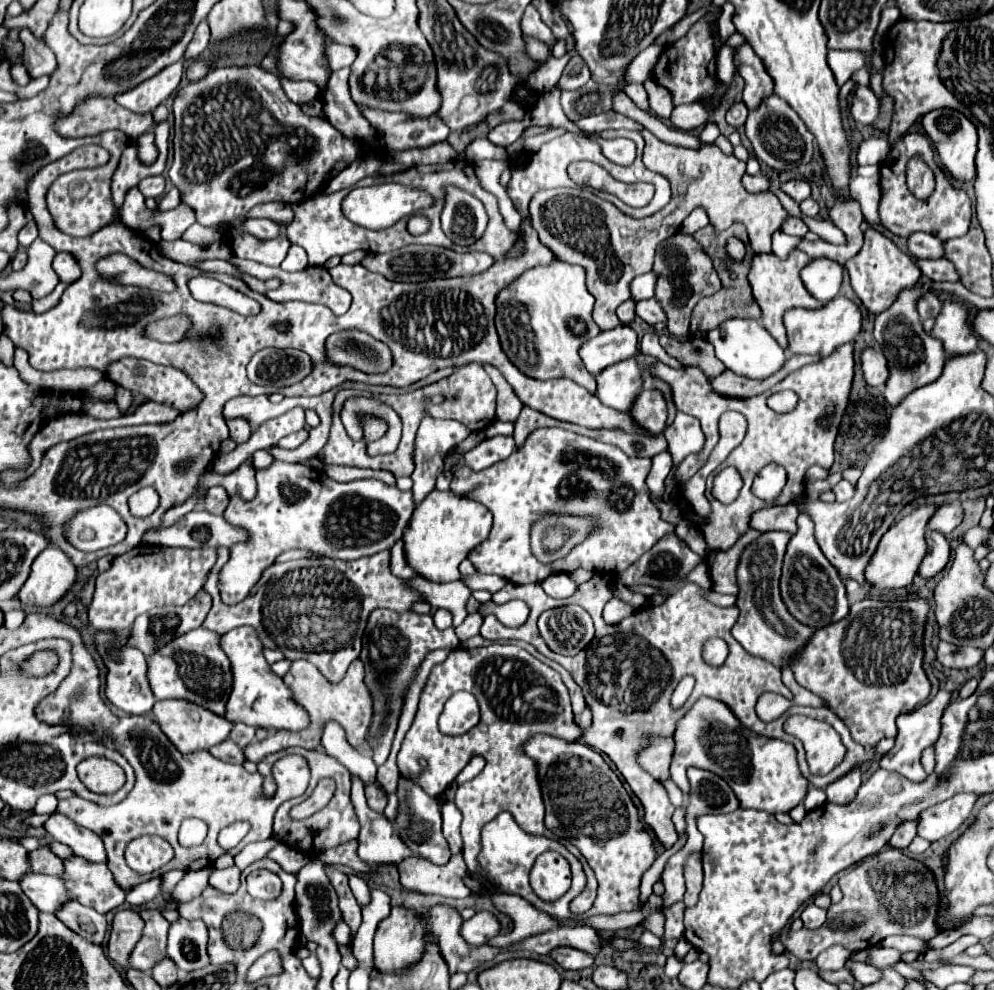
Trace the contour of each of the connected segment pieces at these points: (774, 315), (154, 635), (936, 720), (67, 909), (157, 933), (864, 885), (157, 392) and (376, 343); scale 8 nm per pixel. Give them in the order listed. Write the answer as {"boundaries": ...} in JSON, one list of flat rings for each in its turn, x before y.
{"boundaries":[[[802,250,792,252,792,256,788,260,782,260,776,254,756,254,752,258,748,282,752,286,752,292,754,292,758,306,762,308,762,324,778,340,778,344,786,350,786,354,788,354,788,338,786,338,786,328,782,322,784,312,790,308,820,308,820,306,824,306,824,302,810,296,810,292,804,288,804,282,800,278,800,270,810,260,812,258]],[[200,590,198,596,194,596,184,606,164,606,164,608,156,608,156,610,150,610,148,614,138,616,130,628,128,646,138,648,140,652,144,652,144,656,152,656,160,646,166,646,168,642,172,642,172,638,178,638,180,634,186,634,194,628,200,628,210,610,210,604,212,604,210,594,206,590]],[[938,690,938,694,928,704,924,704,924,706,920,706,912,712,900,714,896,718,896,724,898,724,898,734,894,738,896,744,888,754,882,756,880,768,890,770,890,772,898,772,898,774,902,774,910,780,916,780,916,782,924,780,924,768,920,764,920,756,922,756,924,748,932,746,938,740,941,732,940,719,946,706,948,706,948,702,950,702,950,698,952,698,950,692]],[[76,900,68,902,56,916,76,934,82,934,92,944,102,944,104,936,108,932,108,920,104,914,98,914,96,910,78,904]],[[144,908,140,910,140,914,146,920,146,928,130,956,130,966,142,972,150,972,152,966,166,958,166,940,170,922,162,916,160,910]],[[888,846,888,848,880,850,878,854,864,858,860,864,850,868,840,878,840,888,844,892,844,898,838,904,832,904,828,908,828,920,820,928,816,928,816,930,802,928,798,932,782,930,780,932,780,940,790,954,794,954,800,960,816,960,822,950,826,950,834,944,840,944,840,946,848,948,850,952,854,952,854,944,862,942,864,948,872,948,872,946,880,944,890,934,906,934,906,936,914,936,920,940,928,940,938,934,938,928,936,928,936,912,938,912,936,880,924,864,916,862,906,852,900,852,900,850]],[[122,358,114,364,110,364,108,368,108,378,116,384,120,384,122,388,128,388,132,394,136,396,144,396,148,400,154,402,162,402,168,406,174,406,178,412,186,412,188,408,196,408,198,402,202,402,202,392,200,388,190,382,190,378,180,372,178,368,170,368,170,366,160,366,148,360,138,360,138,358]],[[342,330,326,340,326,358,336,366,352,366,366,374,390,370,392,354,384,342,364,334,364,330]]]}

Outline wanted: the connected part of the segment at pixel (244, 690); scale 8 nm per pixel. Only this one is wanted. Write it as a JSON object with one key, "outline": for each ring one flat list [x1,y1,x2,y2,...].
{"outline":[[242,626,230,630,220,638,220,648,228,656,232,664,232,692,226,704,226,718,230,722,244,722,254,728,274,728,274,730,302,730,308,726,308,714,294,700,290,688,270,670,262,650,260,638,256,638,256,630,250,626]]}

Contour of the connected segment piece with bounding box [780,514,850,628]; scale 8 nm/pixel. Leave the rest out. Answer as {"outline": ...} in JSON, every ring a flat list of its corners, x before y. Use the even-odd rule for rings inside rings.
{"outline":[[806,514,798,516,798,532,792,536,786,556,784,556,784,566,782,566,782,578,780,578,780,590,782,590,782,600,796,616,800,622,810,624,814,628,824,628,836,620,842,620,848,614,848,598,846,598,846,588,836,572,836,568,824,558,820,546,816,546,814,538,814,526,812,520]]}

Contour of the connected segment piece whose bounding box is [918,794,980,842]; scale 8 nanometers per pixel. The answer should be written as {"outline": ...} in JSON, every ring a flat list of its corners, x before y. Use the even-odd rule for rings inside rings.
{"outline":[[956,794,946,802,930,806,918,820,918,836,928,842,936,842,952,834,968,820,978,798,978,794]]}

